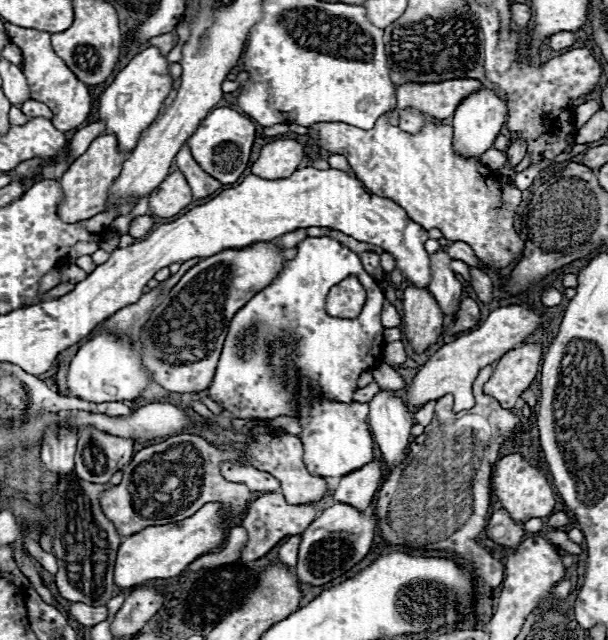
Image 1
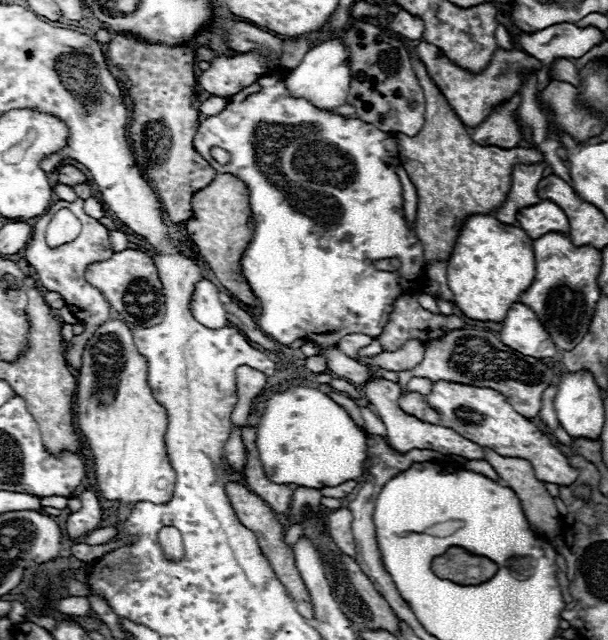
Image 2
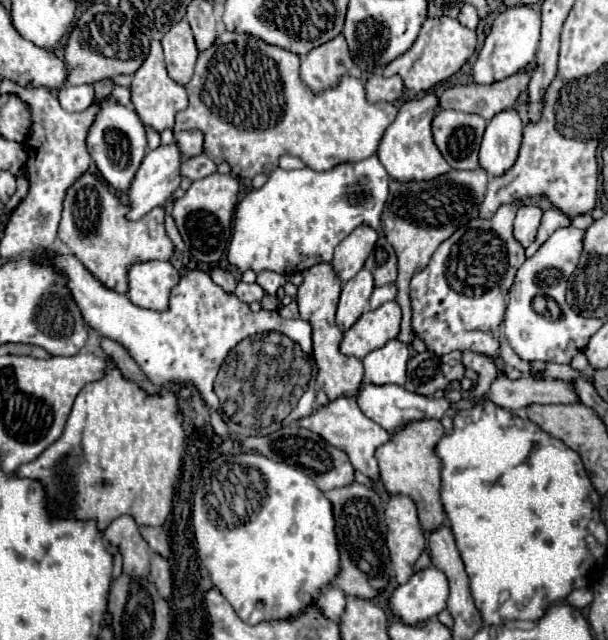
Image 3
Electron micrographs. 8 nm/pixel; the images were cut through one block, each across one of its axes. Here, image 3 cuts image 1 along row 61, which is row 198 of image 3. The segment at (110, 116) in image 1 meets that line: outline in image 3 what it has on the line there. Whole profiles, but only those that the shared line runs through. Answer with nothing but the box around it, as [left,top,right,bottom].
[128,142,182,220]

